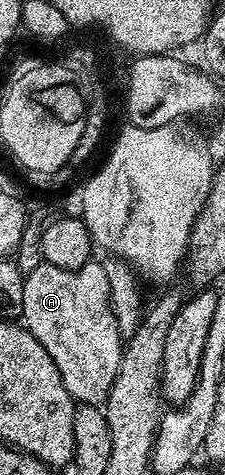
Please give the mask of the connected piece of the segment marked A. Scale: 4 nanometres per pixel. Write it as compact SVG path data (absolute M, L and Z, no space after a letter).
M43 262L36 270L25 273L24 302L21 323L52 356L68 394L78 404L101 405L105 401L120 370L124 337L120 334L114 311L110 305L110 274L97 262L76 270L64 270Z

